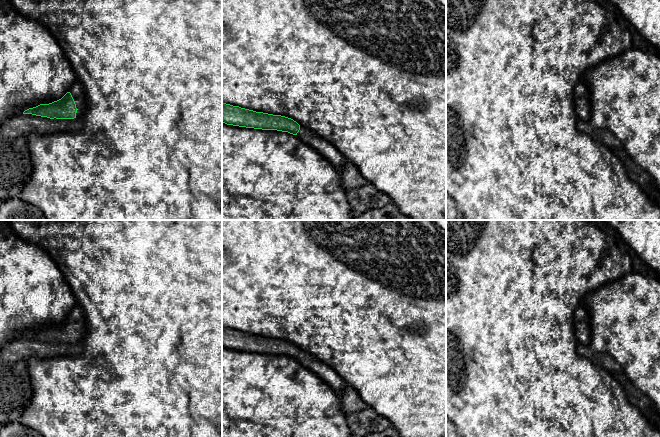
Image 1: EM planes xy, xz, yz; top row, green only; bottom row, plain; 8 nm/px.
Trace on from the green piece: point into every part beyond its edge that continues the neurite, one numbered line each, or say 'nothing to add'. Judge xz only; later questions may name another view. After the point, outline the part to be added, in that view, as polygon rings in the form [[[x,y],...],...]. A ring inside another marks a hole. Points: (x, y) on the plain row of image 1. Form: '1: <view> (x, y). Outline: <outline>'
1: xz (326, 373). Outline: [[[300,350],[297,361],[325,381],[342,398],[349,385],[330,366],[304,350]]]

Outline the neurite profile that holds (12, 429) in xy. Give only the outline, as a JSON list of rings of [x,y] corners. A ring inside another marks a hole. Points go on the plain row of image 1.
[[[20,421],[9,422],[0,426],[0,437],[43,437],[39,432],[33,430]]]

